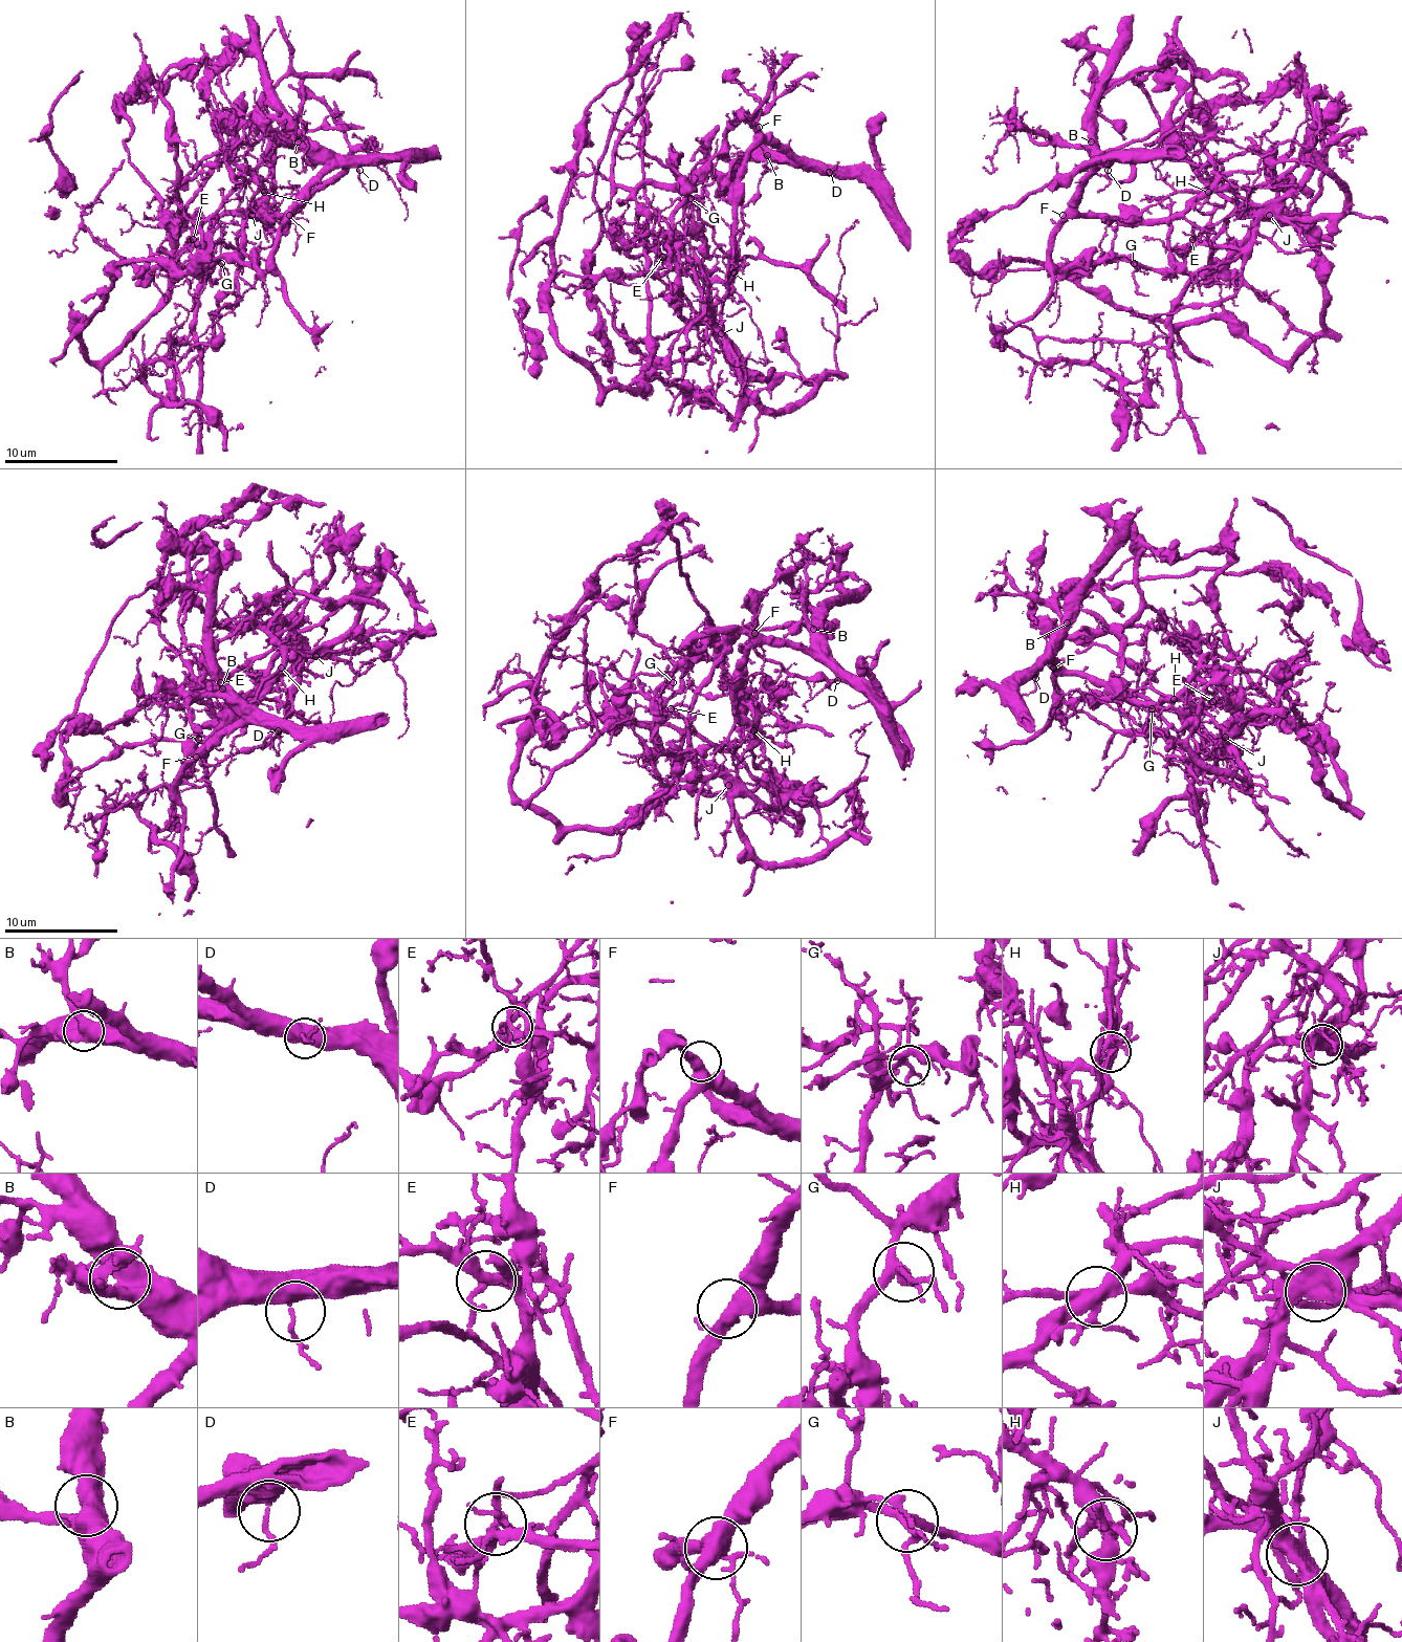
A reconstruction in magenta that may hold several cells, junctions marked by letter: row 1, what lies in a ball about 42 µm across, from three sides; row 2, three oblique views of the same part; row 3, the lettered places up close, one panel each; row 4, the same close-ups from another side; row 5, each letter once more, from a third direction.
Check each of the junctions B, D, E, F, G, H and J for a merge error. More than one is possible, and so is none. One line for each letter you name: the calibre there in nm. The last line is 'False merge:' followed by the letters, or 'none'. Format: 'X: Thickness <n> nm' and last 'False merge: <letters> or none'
E: Thickness 260 nm
H: Thickness 400 nm
J: Thickness 600 nm
False merge: E, H, J

